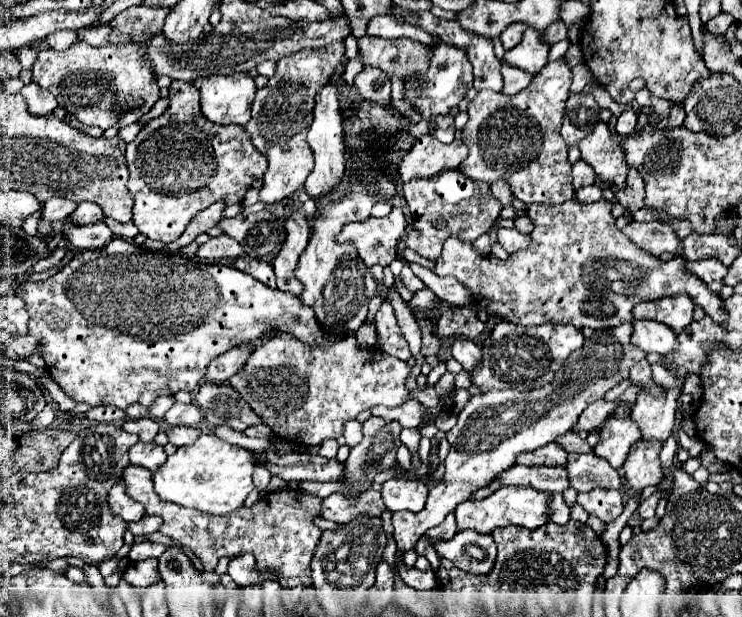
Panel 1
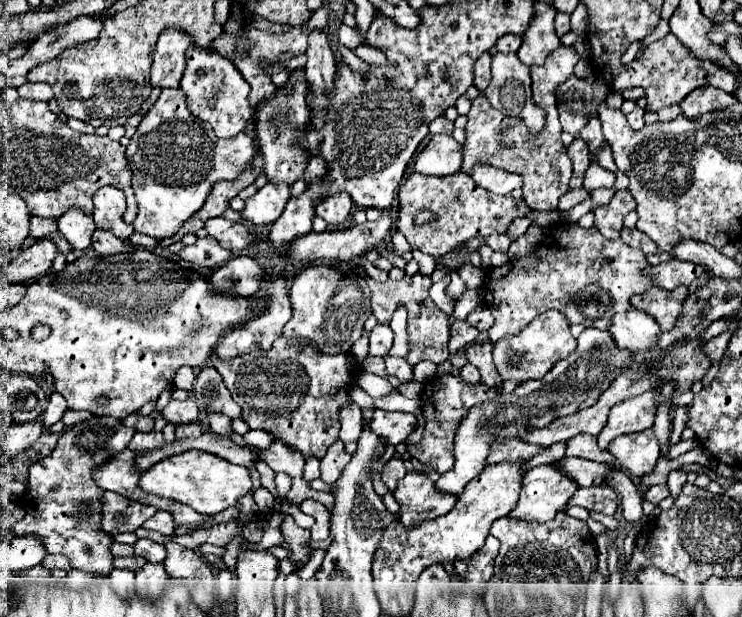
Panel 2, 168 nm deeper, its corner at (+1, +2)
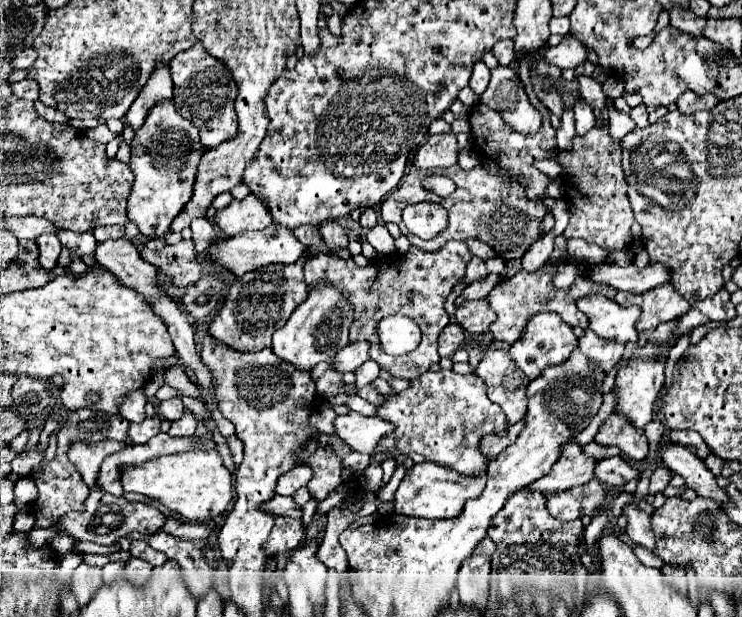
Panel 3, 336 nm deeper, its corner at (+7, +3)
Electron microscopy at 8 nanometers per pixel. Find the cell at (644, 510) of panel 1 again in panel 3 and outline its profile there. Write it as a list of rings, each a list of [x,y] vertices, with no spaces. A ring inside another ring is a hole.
[[[658,464],[656,470],[654,470],[652,476],[650,476],[650,494],[658,494],[658,492],[662,492],[662,490],[668,486],[670,478],[672,478],[670,470],[668,470],[666,466]]]

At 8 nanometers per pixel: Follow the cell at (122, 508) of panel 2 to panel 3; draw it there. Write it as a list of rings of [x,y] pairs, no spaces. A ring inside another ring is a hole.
[[[92,490],[90,496],[84,502],[84,512],[68,512],[66,516],[60,518],[60,522],[52,528],[34,528],[28,532],[28,542],[34,546],[44,546],[46,542],[50,542],[56,534],[64,532],[66,536],[74,538],[74,540],[88,540],[88,542],[96,542],[96,544],[114,544],[118,538],[124,538],[130,532],[140,532],[140,534],[156,534],[166,522],[166,516],[150,506],[150,504],[142,504],[142,502],[128,502],[126,498],[116,498],[110,494],[102,494],[100,490]]]

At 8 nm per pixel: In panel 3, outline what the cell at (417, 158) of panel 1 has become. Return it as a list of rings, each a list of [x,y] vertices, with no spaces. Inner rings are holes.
[[[452,132],[436,134],[420,146],[414,156],[414,166],[430,170],[430,168],[450,168],[458,162],[458,142]]]

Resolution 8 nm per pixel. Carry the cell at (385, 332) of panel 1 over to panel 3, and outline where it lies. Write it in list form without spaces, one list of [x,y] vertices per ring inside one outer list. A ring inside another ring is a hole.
[[[356,342],[356,344],[344,346],[344,348],[338,350],[338,354],[334,356],[332,368],[334,368],[336,372],[348,372],[348,370],[354,372],[362,362],[368,360],[366,350],[368,350],[366,342]]]

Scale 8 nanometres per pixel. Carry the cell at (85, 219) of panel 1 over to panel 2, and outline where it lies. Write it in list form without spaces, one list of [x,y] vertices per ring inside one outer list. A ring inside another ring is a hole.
[[[72,207],[58,219],[58,229],[74,249],[88,249],[94,227],[92,215],[84,209]]]

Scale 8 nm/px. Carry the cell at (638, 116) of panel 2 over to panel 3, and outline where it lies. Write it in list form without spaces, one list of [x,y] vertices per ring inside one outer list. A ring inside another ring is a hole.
[[[638,104],[636,108],[632,108],[630,116],[634,118],[634,122],[640,126],[640,128],[646,128],[648,126],[648,110],[644,104]]]

